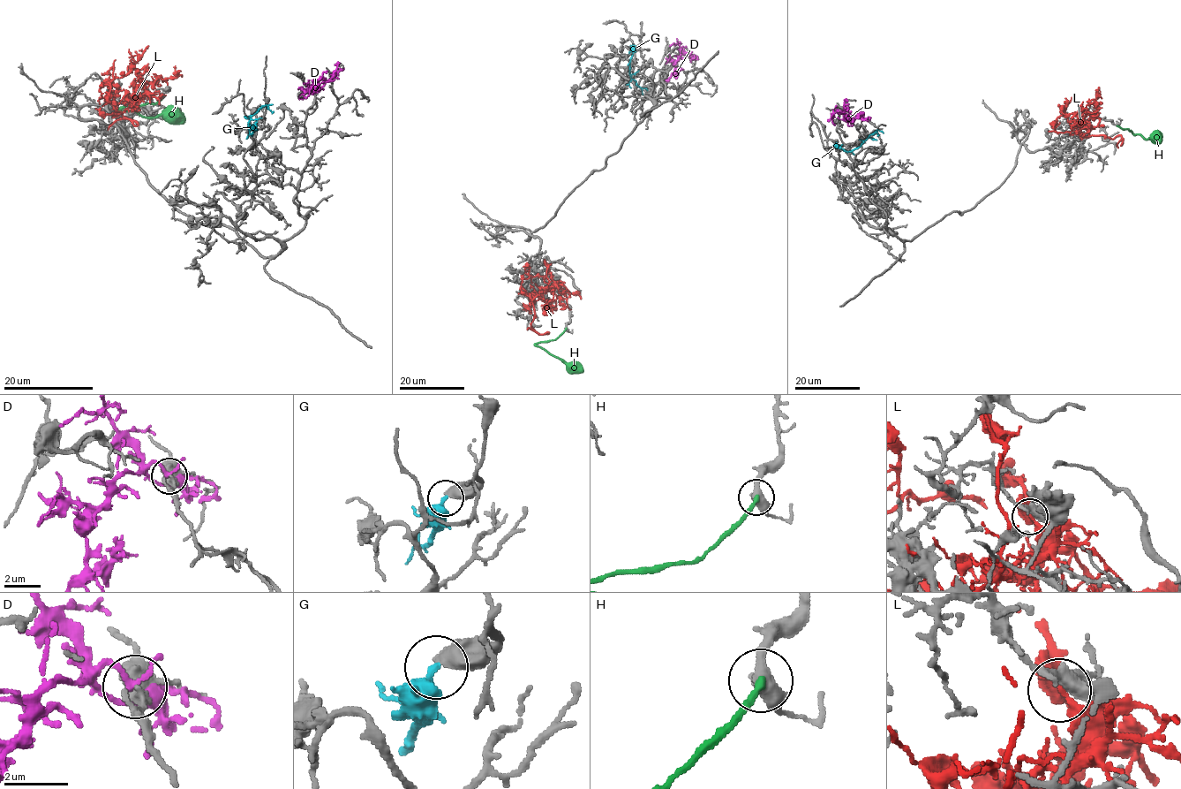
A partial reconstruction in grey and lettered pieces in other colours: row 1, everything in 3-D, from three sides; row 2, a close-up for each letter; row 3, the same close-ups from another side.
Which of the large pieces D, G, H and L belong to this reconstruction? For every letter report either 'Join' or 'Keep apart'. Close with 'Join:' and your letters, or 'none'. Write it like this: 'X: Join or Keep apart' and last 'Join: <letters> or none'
D: Keep apart
G: Keep apart
H: Keep apart
L: Keep apart
Join: none

